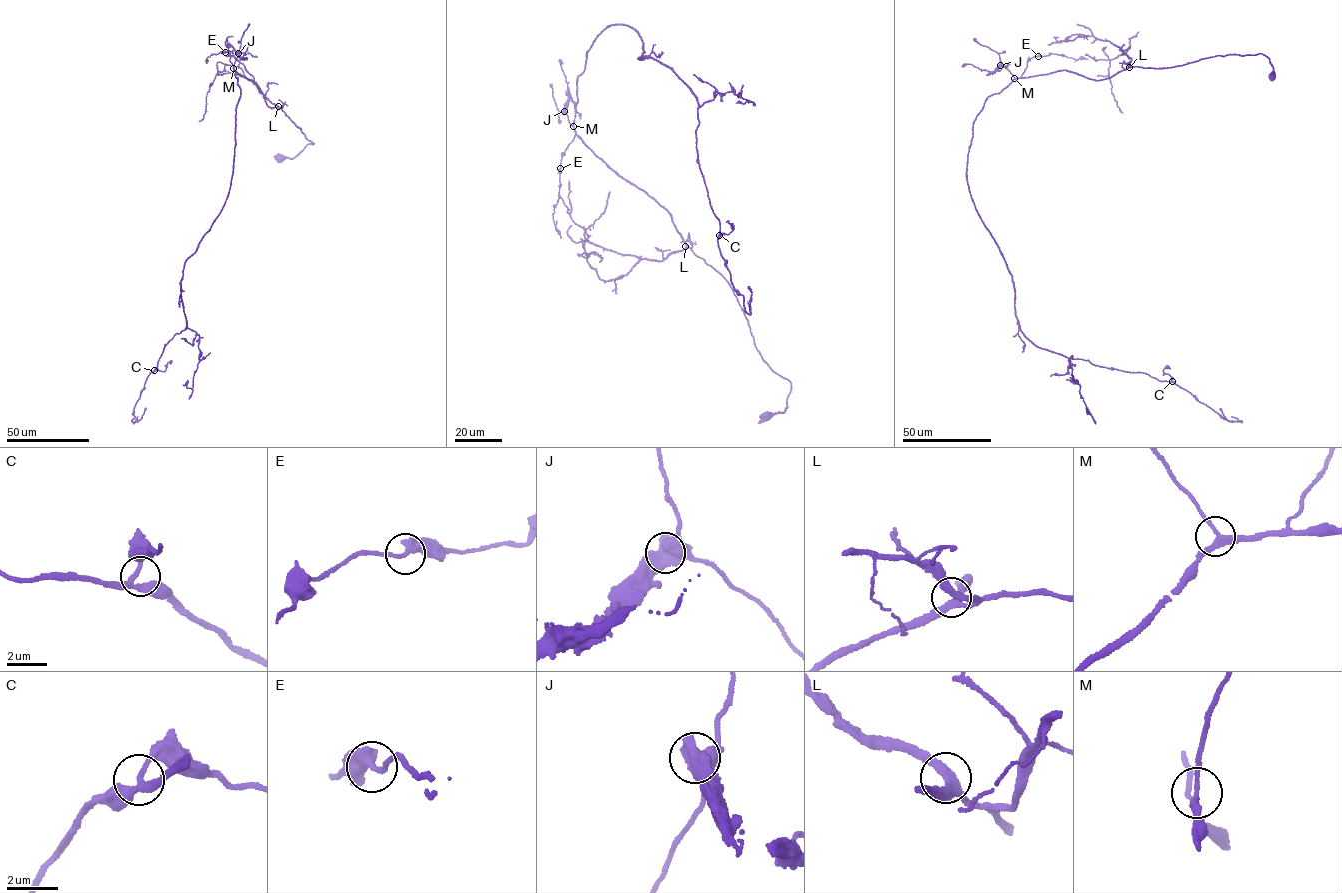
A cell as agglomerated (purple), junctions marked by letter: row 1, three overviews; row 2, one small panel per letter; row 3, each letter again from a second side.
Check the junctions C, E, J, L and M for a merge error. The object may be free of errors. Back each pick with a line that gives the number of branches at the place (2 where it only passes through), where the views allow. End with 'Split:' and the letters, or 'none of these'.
Split: none of these

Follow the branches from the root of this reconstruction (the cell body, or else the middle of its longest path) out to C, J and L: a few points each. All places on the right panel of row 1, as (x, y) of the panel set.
C: (1271, 76), (1260, 53), (1096, 80), (1065, 70), (1015, 78), (974, 122), (967, 184), (1019, 329), (1172, 381)
J: (1271, 76), (1260, 53), (1132, 67), (1096, 80), (1065, 70), (1015, 78), (999, 65)
L: (1271, 76), (1275, 77), (1269, 59), (1260, 53), (1216, 55), (1157, 69), (1129, 67)

